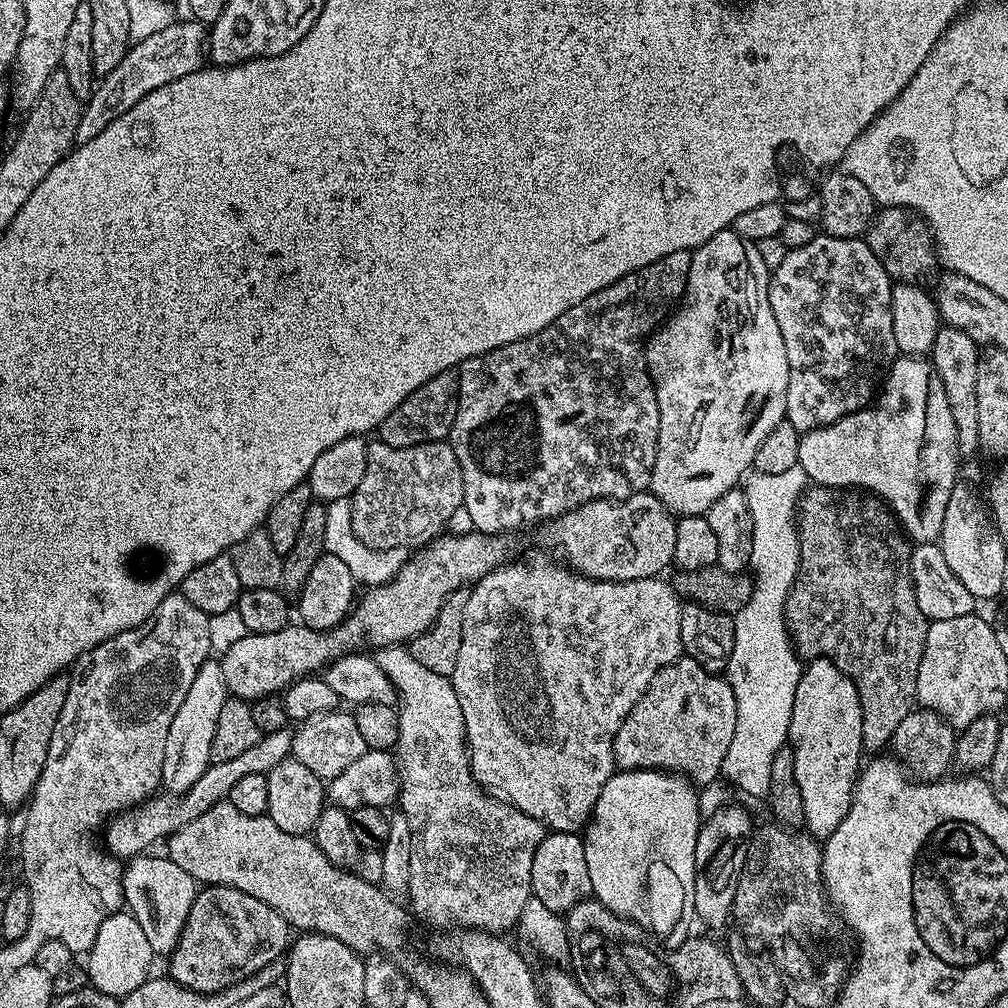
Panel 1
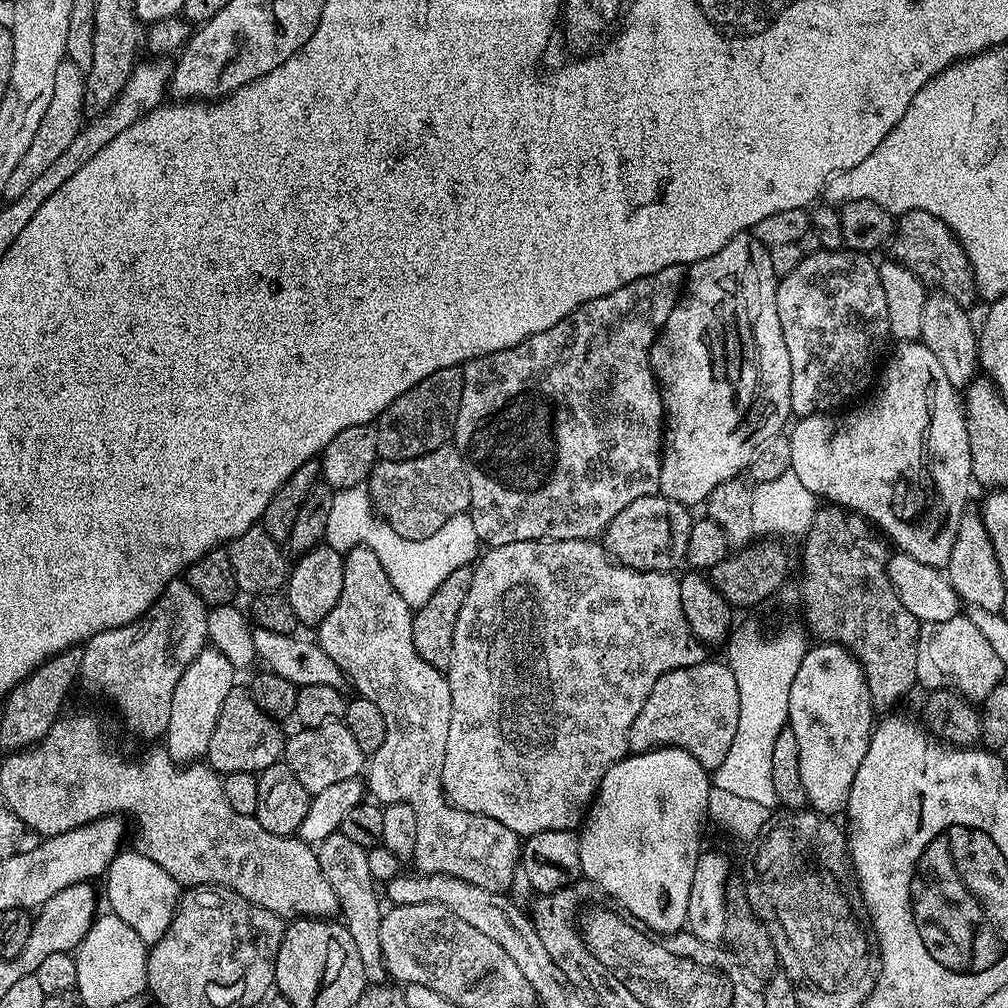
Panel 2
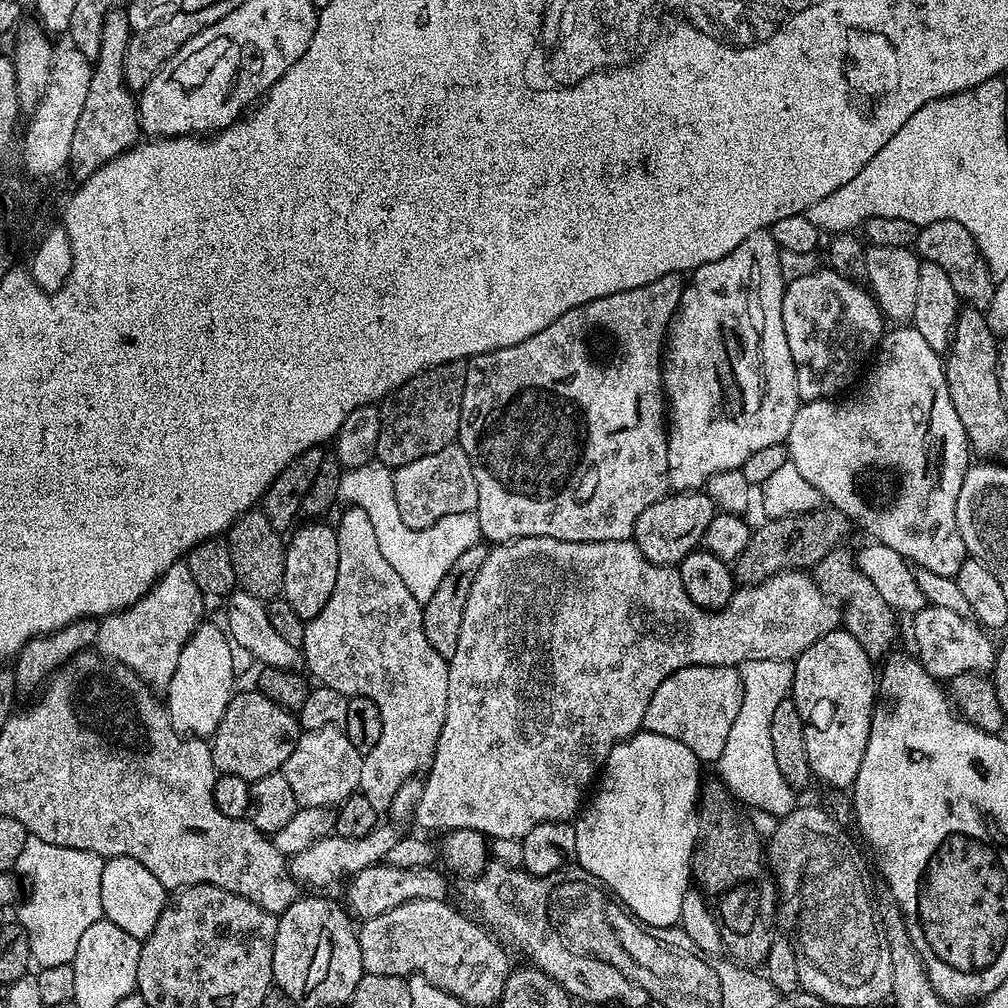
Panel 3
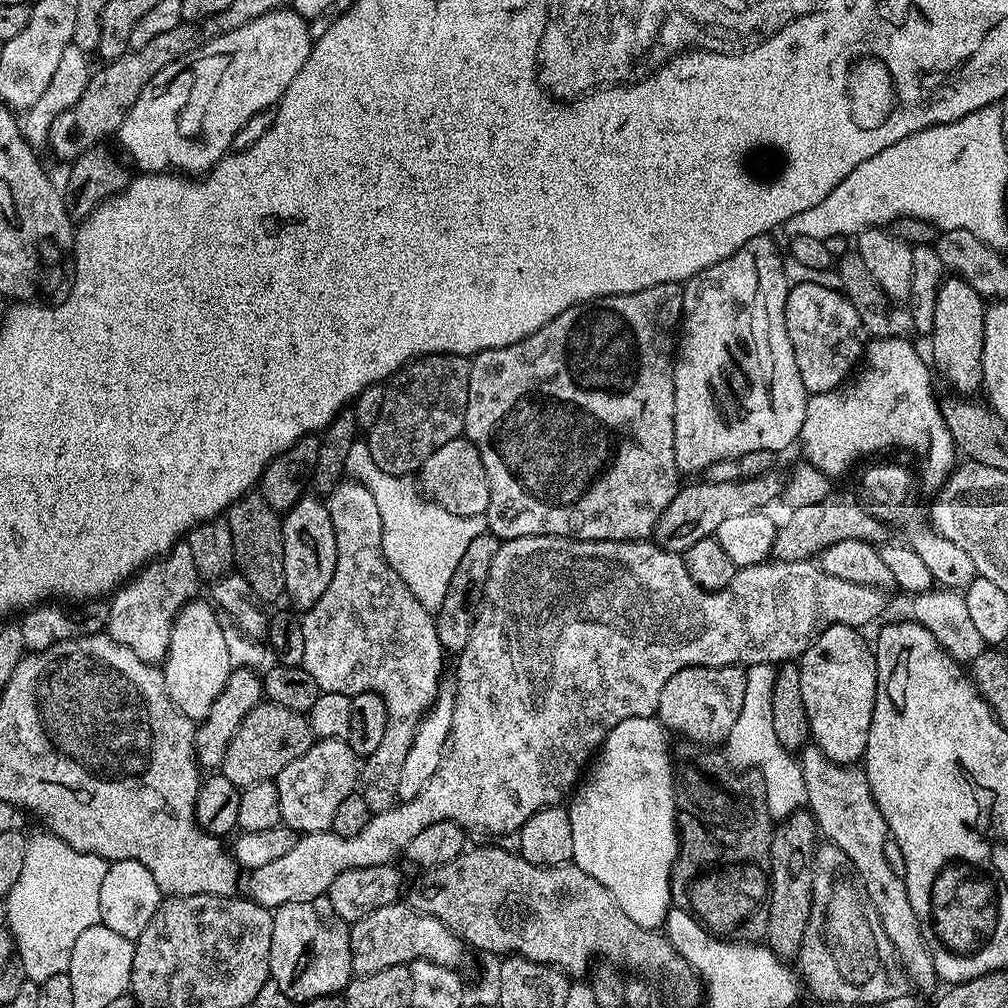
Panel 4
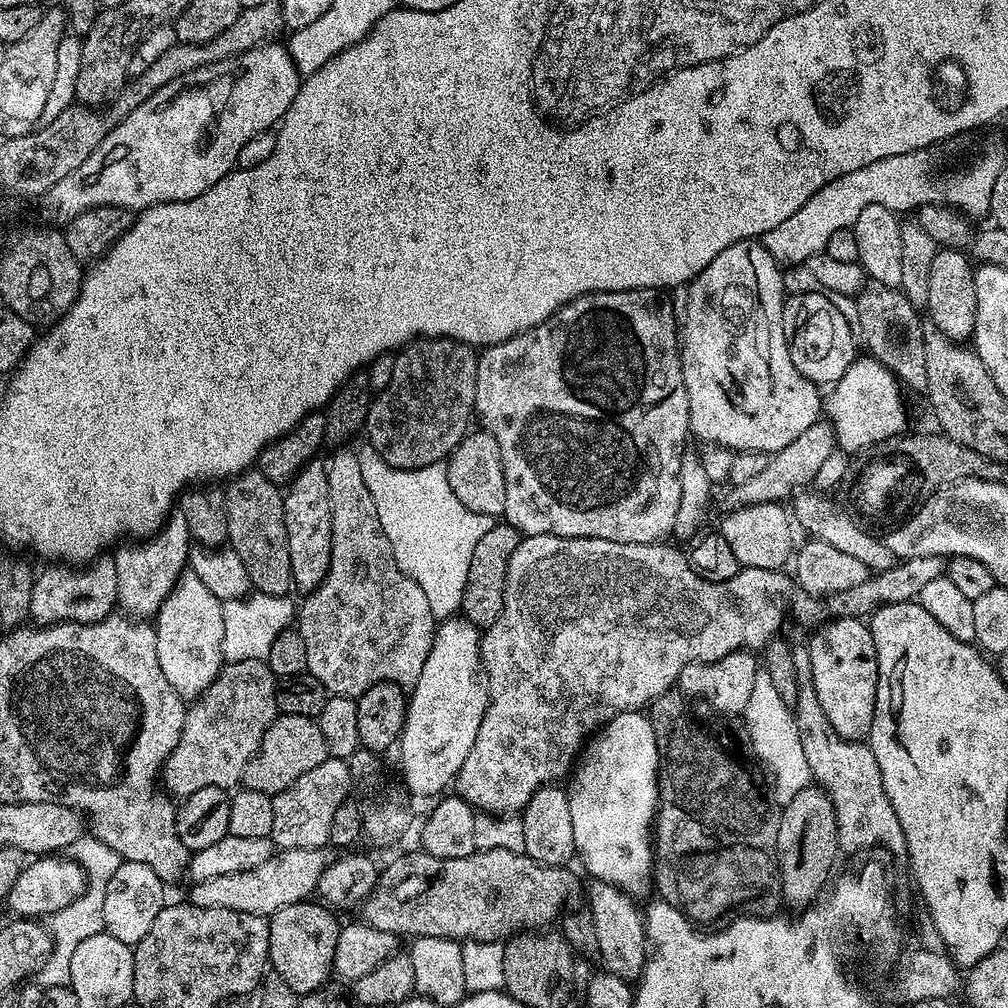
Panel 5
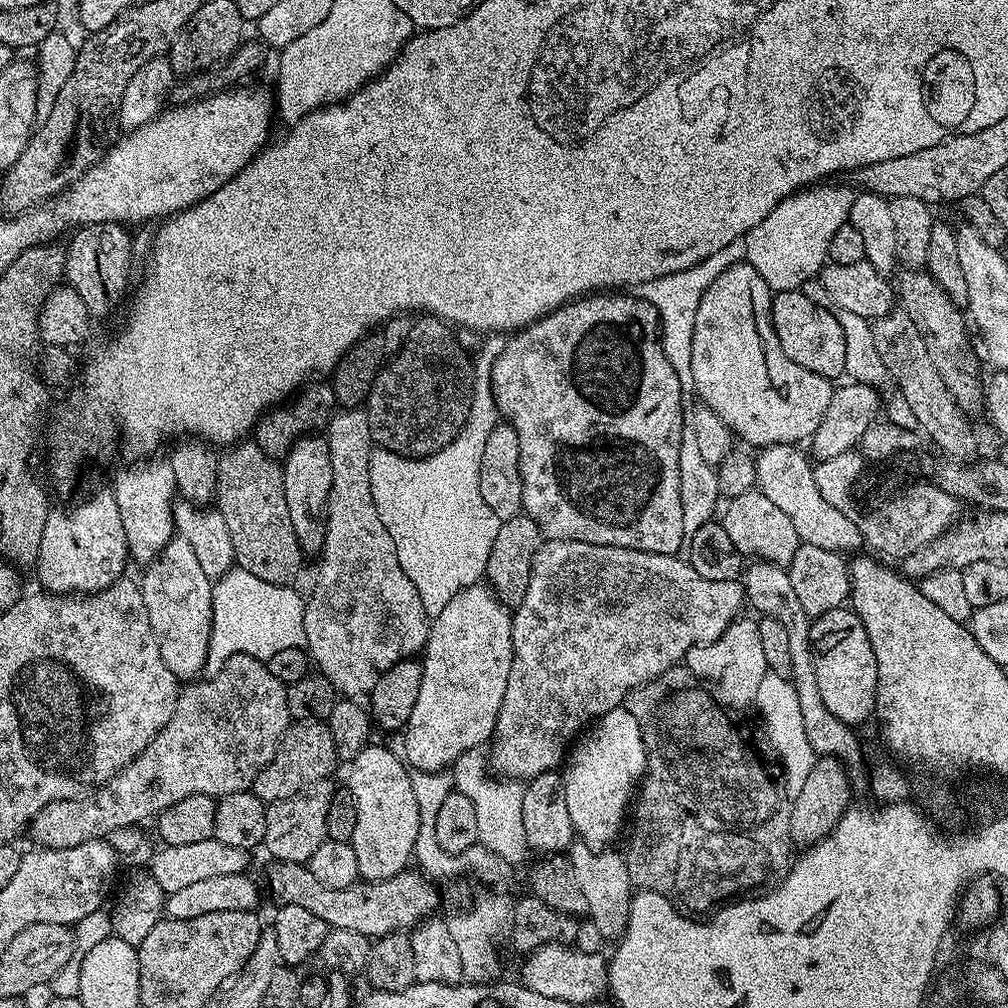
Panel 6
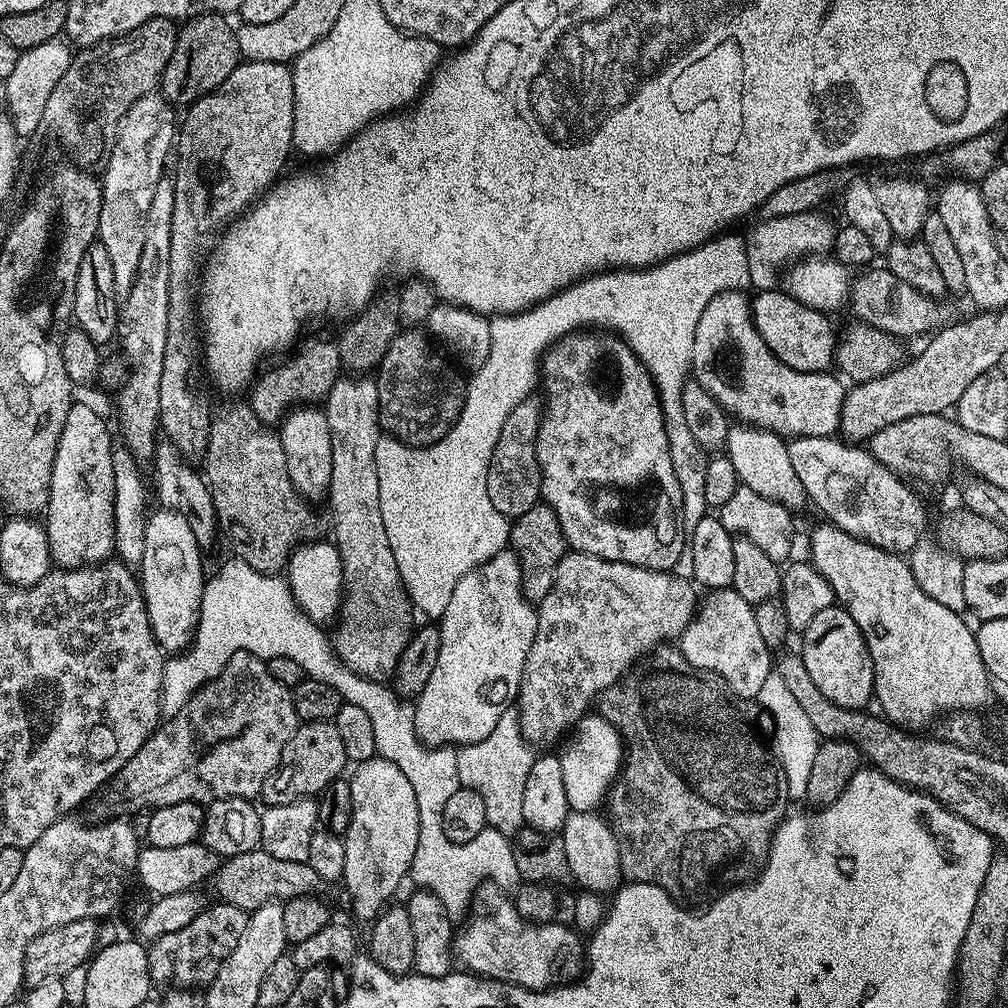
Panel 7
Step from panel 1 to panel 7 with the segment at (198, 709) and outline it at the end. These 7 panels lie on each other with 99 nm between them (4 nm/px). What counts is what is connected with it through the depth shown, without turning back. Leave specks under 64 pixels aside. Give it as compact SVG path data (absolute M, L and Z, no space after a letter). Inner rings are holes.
M157 507L157 512L147 517L144 522L144 549L142 562L138 566L140 593L144 596L144 605L148 611L148 621L153 637L161 649L168 654L180 654L193 642L196 624L199 622L200 603L206 581L204 564L200 558L202 547L195 540L190 523L173 508Z

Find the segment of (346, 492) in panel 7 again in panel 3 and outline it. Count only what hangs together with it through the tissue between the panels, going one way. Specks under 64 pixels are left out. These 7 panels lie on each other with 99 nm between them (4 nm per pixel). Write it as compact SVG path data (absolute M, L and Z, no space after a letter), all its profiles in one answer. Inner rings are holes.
M351 506L343 509L340 521L334 527L338 538L338 582L334 582L334 594L330 602L322 606L313 620L304 626L303 663L317 676L326 688L338 690L349 698L365 696L378 706L382 714L382 738L374 750L363 753L362 778L359 795L370 798L377 810L383 809L387 801L398 794L398 786L407 780L427 773L442 734L442 722L446 718L446 686L448 685L448 661L426 642L426 630L422 626L424 610L406 590L406 582L398 578L394 566L382 558L374 525L370 523L366 510Z

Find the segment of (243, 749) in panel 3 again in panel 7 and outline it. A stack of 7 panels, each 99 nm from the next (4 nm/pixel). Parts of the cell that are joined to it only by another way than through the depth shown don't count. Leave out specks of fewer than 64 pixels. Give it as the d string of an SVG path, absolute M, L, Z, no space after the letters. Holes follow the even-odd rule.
M323 720L313 724L304 722L286 742L278 766L266 778L259 799L265 805L289 804L295 800L319 797L326 786L341 779L344 764L349 763L346 750L342 747L342 738L335 723Z

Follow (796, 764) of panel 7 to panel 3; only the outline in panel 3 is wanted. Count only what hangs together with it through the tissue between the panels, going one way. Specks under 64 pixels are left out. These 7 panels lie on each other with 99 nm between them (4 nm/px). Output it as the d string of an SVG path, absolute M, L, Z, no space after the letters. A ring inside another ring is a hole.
M748 660L739 665L738 671L744 691L742 710L738 710L734 726L730 726L730 734L726 737L726 750L722 750L714 768L720 771L719 783L725 784L741 805L749 809L757 808L768 816L779 818L796 809L798 792L788 785L786 778L782 778L778 771L778 762L774 759L774 745L770 743L770 721L778 702L789 699L794 664L790 660Z

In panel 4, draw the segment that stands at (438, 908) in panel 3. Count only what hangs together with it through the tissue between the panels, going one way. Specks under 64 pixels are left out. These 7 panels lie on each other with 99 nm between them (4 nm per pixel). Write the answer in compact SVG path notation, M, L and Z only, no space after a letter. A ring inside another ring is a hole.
M404 902L379 907L365 918L353 921L349 934L352 970L360 976L377 973L386 966L409 964L415 960L428 960L457 969L461 967L466 950L464 940L451 932L441 920L431 914L417 912Z

